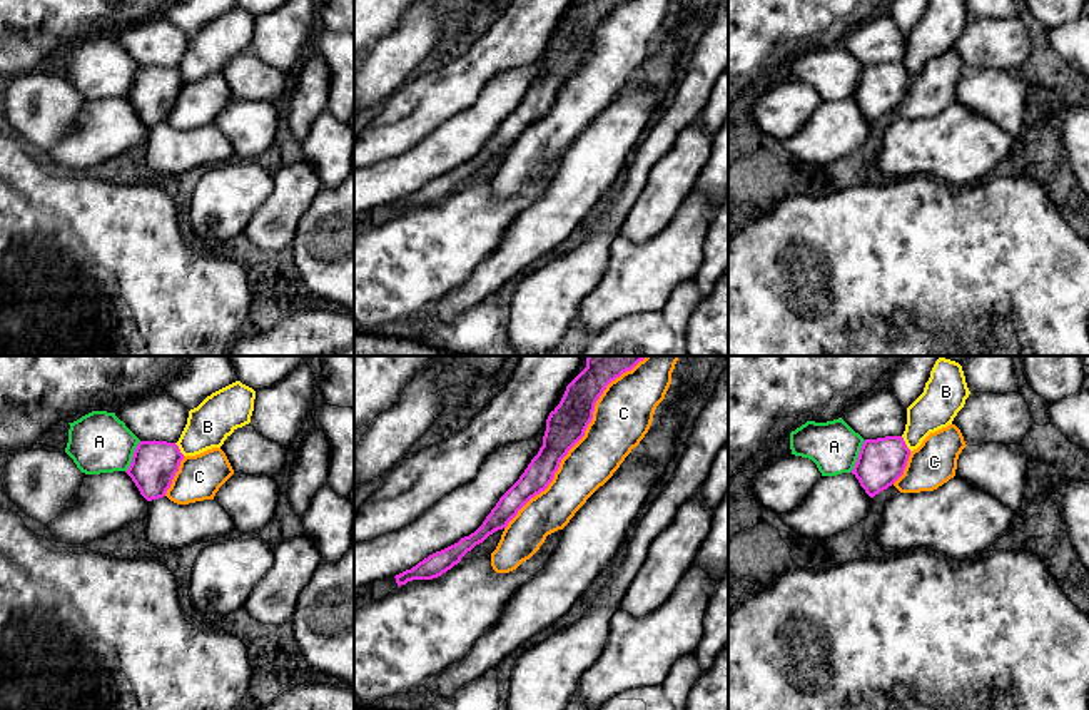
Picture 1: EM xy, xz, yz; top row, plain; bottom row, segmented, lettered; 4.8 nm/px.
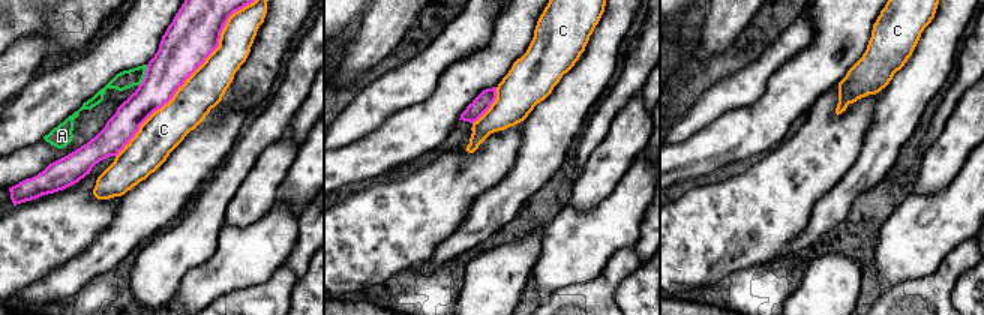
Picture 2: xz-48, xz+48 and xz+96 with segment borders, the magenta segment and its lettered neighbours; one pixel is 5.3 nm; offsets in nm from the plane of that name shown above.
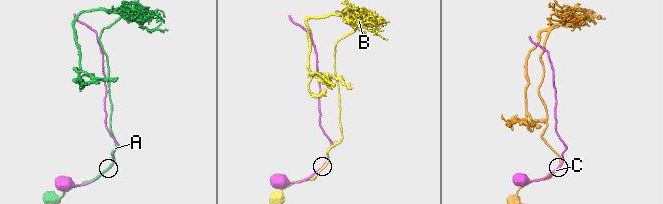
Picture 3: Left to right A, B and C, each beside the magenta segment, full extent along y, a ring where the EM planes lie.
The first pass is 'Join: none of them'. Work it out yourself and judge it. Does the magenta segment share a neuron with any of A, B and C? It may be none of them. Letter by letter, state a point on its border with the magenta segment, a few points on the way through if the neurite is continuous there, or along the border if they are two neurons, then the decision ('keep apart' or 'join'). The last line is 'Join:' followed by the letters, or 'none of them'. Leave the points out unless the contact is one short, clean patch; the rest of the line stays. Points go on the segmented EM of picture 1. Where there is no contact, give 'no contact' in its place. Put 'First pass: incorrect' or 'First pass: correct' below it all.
A: meets magenta in yz at (859, 456); keep apart
B: meets magenta in yz at (904, 443); keep apart
C: meets magenta in xz at (580, 438); keep apart
Join: none of them
First pass: correct

